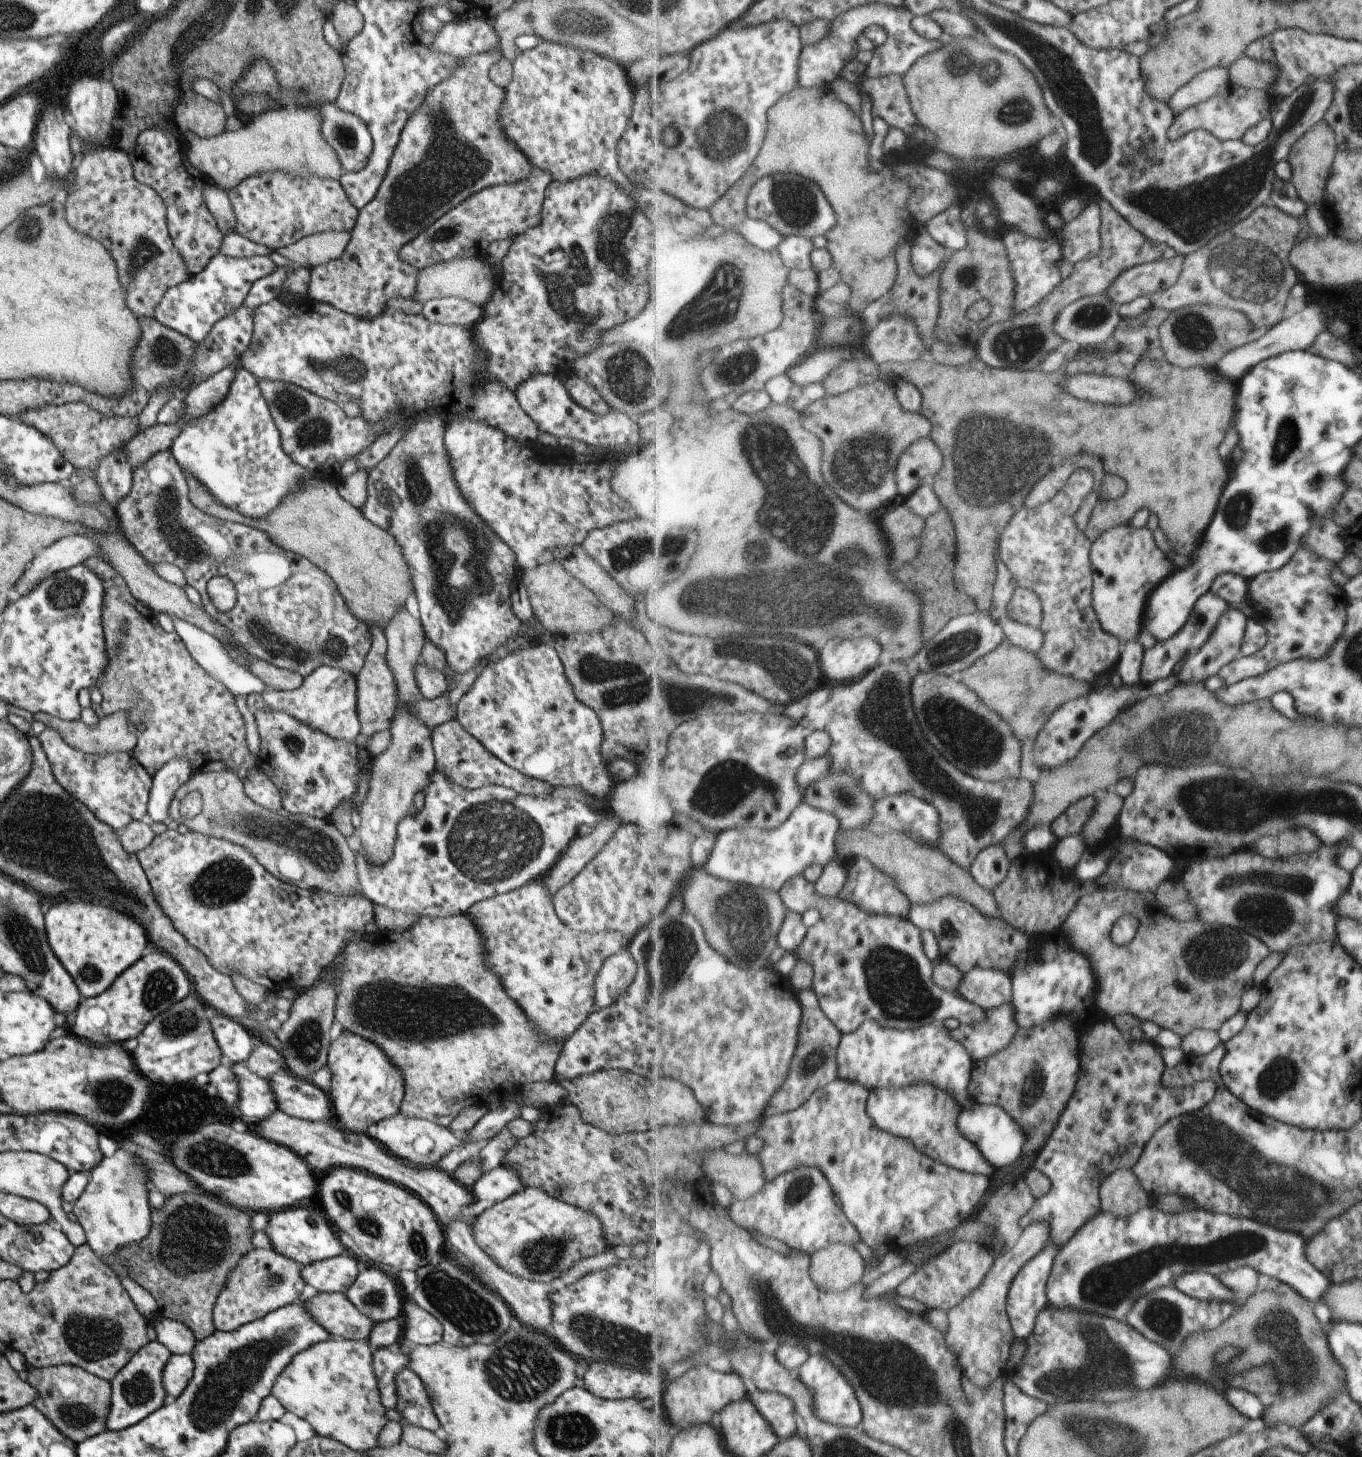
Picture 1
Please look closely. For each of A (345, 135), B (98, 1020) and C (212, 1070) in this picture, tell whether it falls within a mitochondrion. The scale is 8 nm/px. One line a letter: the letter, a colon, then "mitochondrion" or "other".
A: mitochondrion
B: other
C: other

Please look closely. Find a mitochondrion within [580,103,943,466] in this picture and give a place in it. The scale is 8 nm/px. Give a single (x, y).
(721, 299)

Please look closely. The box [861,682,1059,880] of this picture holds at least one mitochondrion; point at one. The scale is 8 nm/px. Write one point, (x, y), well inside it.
(975, 739)

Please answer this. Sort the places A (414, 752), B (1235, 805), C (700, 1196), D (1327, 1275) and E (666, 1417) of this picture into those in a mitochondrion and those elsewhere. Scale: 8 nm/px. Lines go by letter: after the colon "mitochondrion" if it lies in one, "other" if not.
A: mitochondrion
B: mitochondrion
C: other
D: other
E: other

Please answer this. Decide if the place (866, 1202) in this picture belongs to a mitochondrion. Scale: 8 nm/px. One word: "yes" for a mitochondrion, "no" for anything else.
no

